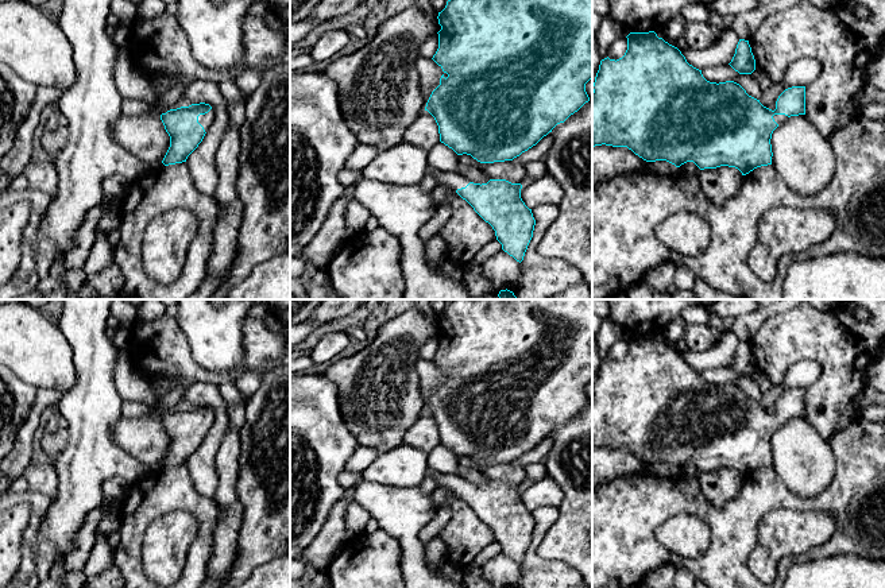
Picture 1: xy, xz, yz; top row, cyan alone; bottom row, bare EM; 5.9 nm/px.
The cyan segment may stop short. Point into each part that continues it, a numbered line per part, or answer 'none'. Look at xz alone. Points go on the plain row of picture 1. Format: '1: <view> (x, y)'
1: xz (452, 482)

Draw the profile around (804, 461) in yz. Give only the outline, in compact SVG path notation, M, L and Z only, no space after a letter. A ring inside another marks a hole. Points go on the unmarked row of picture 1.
M791 418L772 436L772 468L791 494L815 498L836 475L836 459L830 445L805 418Z

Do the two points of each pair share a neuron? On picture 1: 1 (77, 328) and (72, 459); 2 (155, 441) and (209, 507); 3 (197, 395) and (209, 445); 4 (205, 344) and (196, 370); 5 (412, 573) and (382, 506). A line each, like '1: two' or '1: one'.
1: one
2: two
3: one
4: two
5: one

